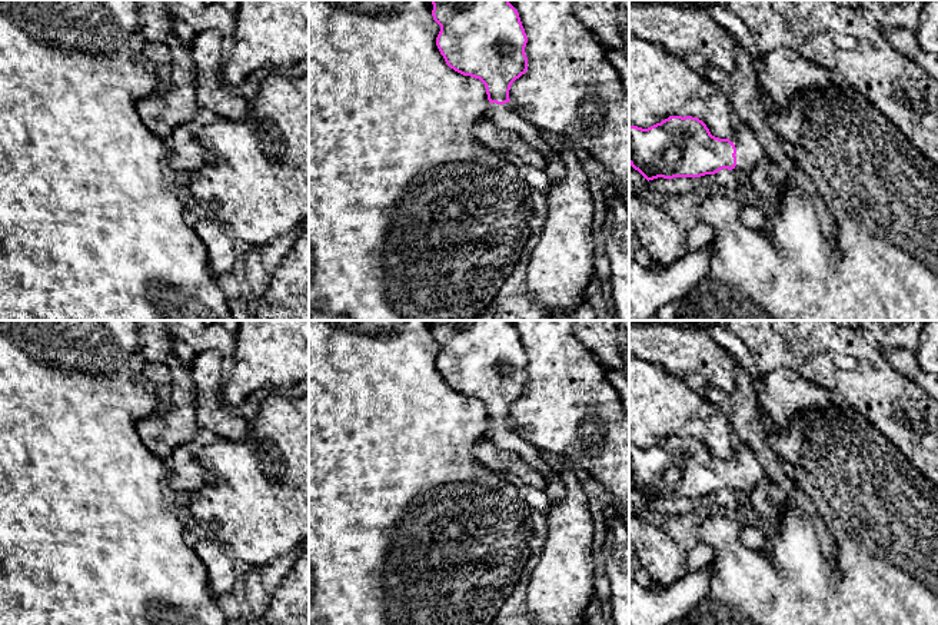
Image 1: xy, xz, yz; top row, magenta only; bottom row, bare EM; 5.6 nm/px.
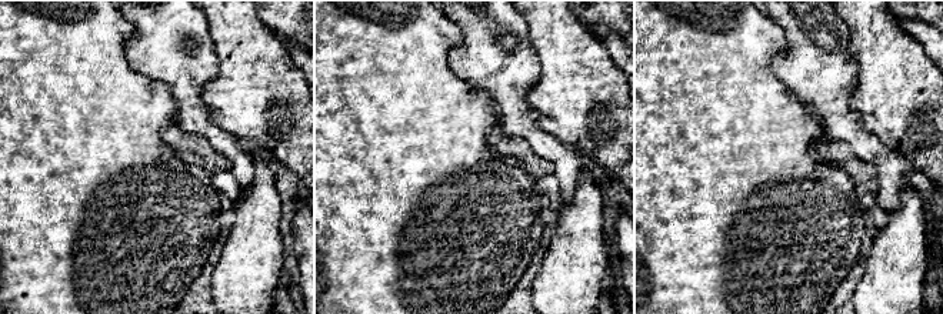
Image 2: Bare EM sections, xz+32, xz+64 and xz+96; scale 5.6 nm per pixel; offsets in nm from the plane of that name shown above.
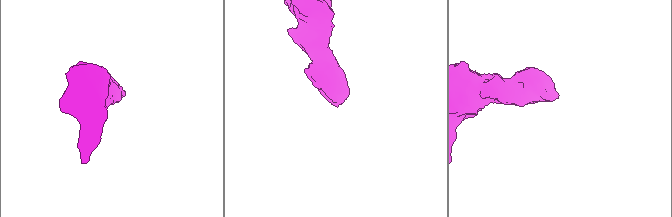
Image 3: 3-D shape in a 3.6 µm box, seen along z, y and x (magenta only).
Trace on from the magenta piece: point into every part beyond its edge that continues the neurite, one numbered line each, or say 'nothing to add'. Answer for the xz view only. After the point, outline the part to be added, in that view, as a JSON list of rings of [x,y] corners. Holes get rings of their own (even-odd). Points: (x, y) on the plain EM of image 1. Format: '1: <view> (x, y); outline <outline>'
1: xz (505, 436); outline [[[512,422],[505,425],[489,423],[488,438],[498,448],[519,455],[530,468],[539,472],[548,481],[546,493],[552,501],[561,501],[565,496],[565,483],[556,475],[552,462],[543,459],[539,451],[518,433]]]

